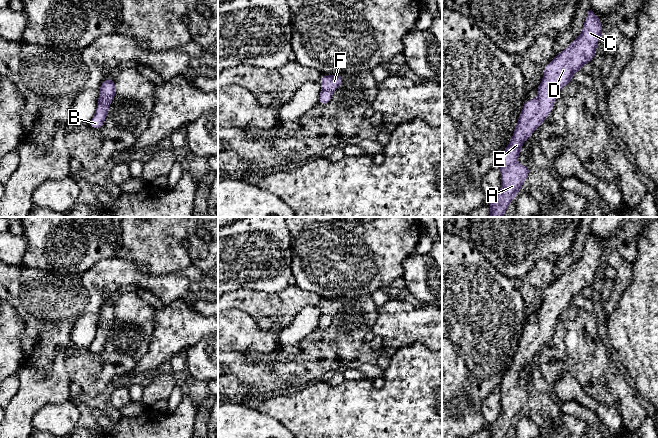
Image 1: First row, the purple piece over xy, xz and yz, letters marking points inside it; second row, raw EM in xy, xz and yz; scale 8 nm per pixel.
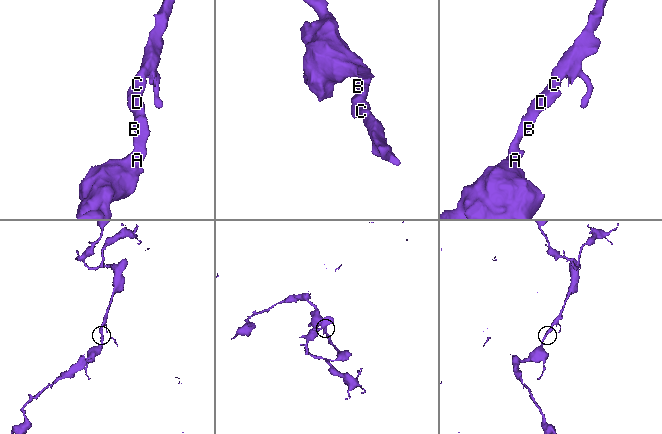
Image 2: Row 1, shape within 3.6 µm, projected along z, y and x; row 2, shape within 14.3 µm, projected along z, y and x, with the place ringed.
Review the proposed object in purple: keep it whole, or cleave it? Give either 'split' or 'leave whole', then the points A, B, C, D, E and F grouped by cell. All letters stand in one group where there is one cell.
leave whole; A B C D E F

